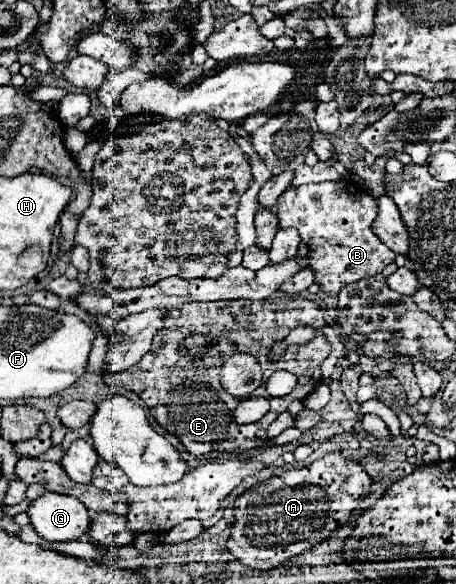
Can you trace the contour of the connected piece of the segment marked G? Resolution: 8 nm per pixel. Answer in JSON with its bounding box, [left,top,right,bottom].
[28,492,90,542]

